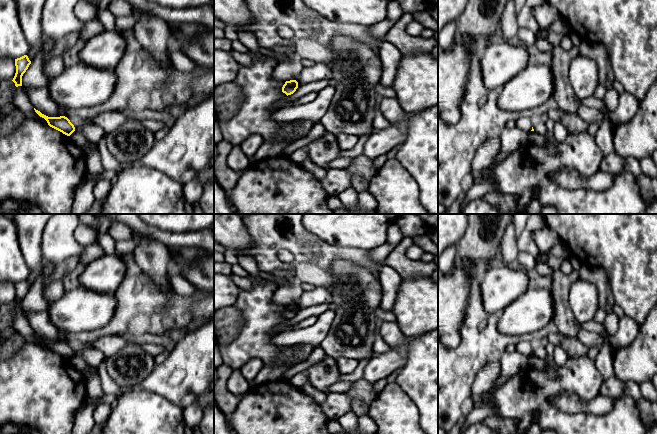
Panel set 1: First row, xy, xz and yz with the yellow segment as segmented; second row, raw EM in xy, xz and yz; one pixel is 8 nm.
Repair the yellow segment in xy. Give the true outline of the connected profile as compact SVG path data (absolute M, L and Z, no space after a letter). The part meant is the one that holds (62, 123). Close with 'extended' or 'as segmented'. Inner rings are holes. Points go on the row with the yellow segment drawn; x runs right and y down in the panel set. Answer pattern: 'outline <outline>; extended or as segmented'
outline M35 108L34 110L40 117L44 118L47 121L50 127L62 132L63 134L70 136L75 131L74 125L67 117L48 117L42 114L40 111L36 110Z; as segmented

